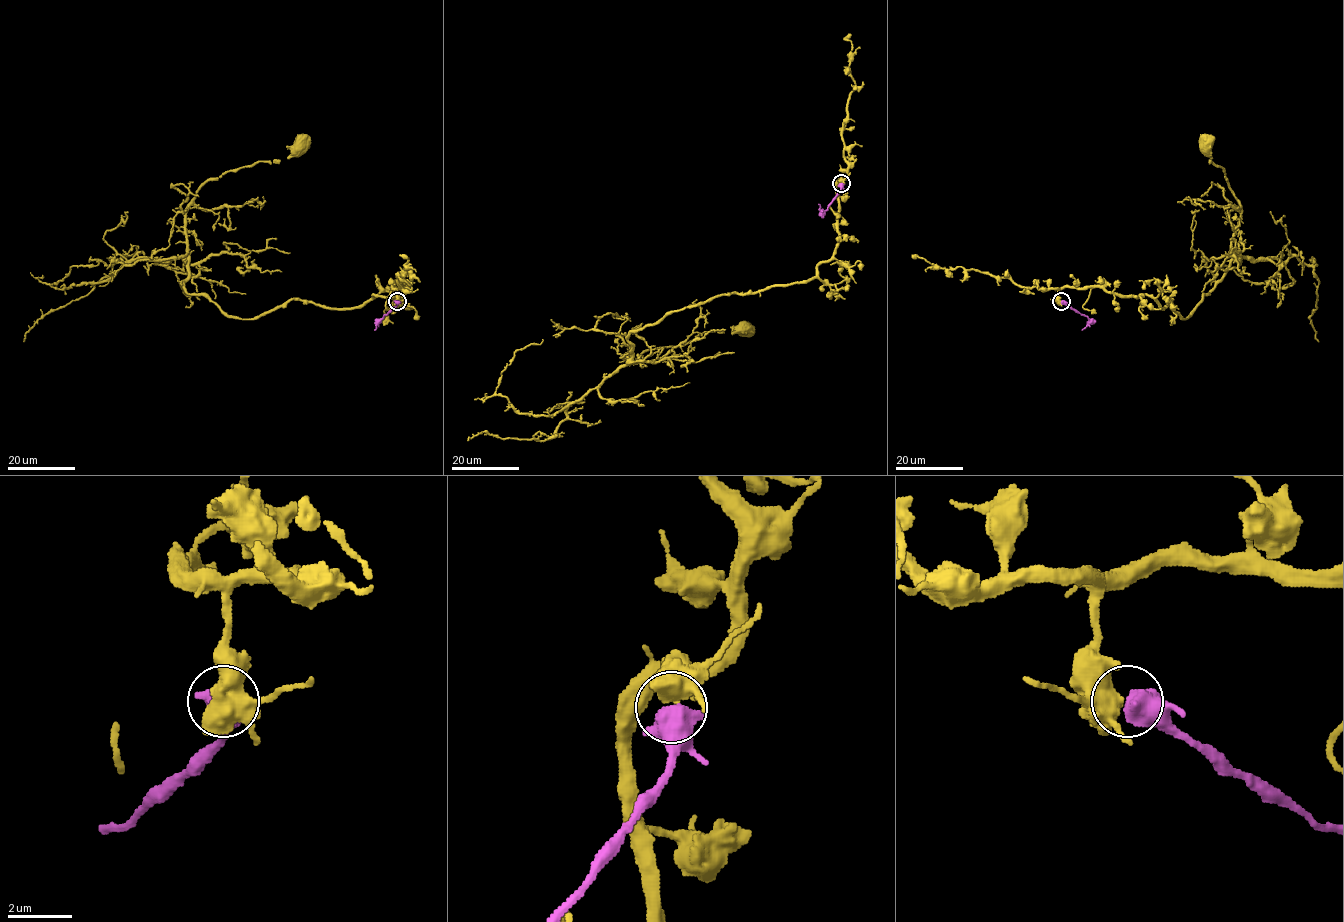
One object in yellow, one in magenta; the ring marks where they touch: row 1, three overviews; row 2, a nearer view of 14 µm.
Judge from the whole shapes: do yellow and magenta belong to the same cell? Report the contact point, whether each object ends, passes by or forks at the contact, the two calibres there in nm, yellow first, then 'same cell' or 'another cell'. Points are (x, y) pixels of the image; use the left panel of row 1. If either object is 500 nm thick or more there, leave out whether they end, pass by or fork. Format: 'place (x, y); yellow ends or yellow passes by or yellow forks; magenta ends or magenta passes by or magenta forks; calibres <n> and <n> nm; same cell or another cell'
place (397, 301); calibres 480 and 850 nm; another cell

